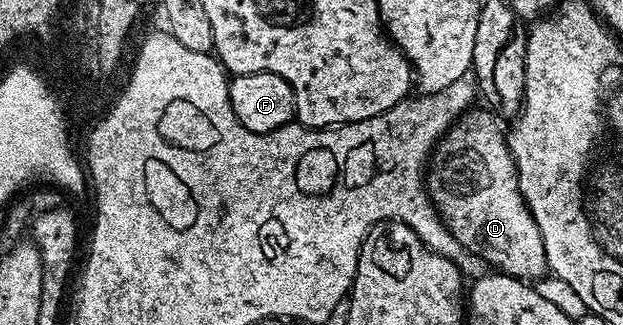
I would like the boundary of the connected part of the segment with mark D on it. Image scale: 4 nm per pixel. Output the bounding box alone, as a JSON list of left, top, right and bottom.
[426,109,549,281]

